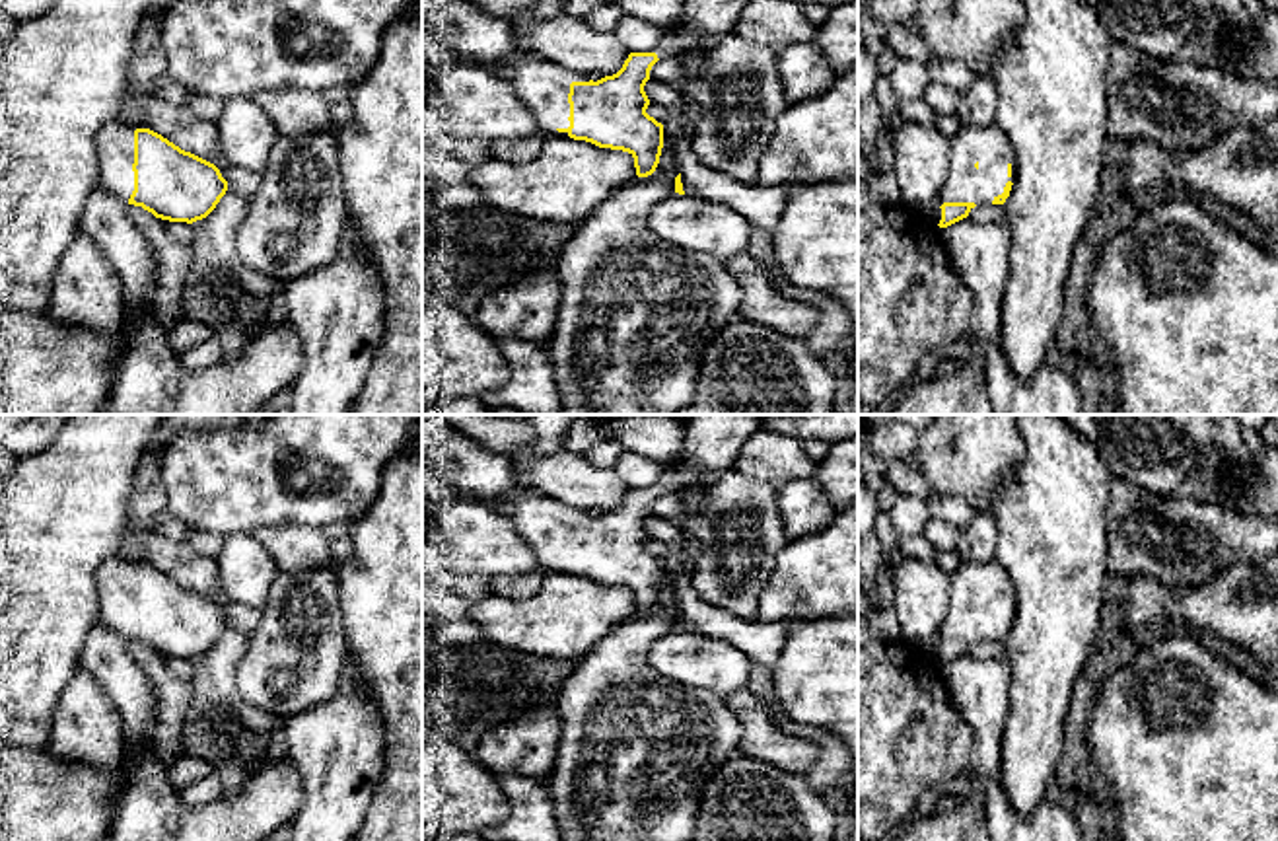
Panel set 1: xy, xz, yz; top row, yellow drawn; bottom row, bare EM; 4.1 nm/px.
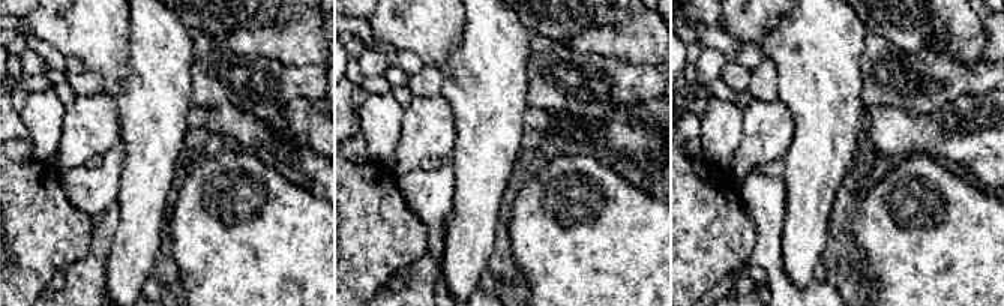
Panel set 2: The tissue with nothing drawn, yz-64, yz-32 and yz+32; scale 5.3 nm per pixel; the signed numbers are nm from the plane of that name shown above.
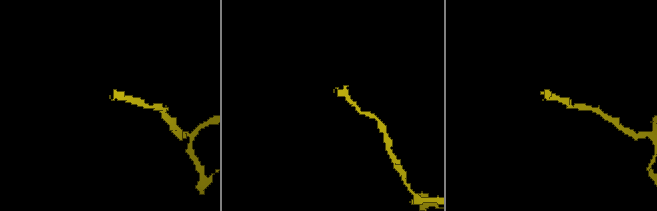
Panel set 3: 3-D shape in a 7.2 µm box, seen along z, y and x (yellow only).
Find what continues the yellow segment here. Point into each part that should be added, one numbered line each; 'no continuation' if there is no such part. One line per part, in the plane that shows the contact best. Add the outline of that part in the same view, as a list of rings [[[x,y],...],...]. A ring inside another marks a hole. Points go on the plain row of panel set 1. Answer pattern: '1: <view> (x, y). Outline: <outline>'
1: xz (481, 474). Outline: [[[422,415],[422,463],[438,469],[465,498],[504,502],[506,516],[539,567],[547,572],[568,572],[570,520],[589,518],[589,512],[517,487],[504,454],[480,446],[438,415]]]

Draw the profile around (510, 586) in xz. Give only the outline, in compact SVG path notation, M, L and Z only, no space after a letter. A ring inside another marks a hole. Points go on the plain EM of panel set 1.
M533 568L521 576L492 576L488 578L490 592L508 600L523 600L531 596L545 580L547 570Z

